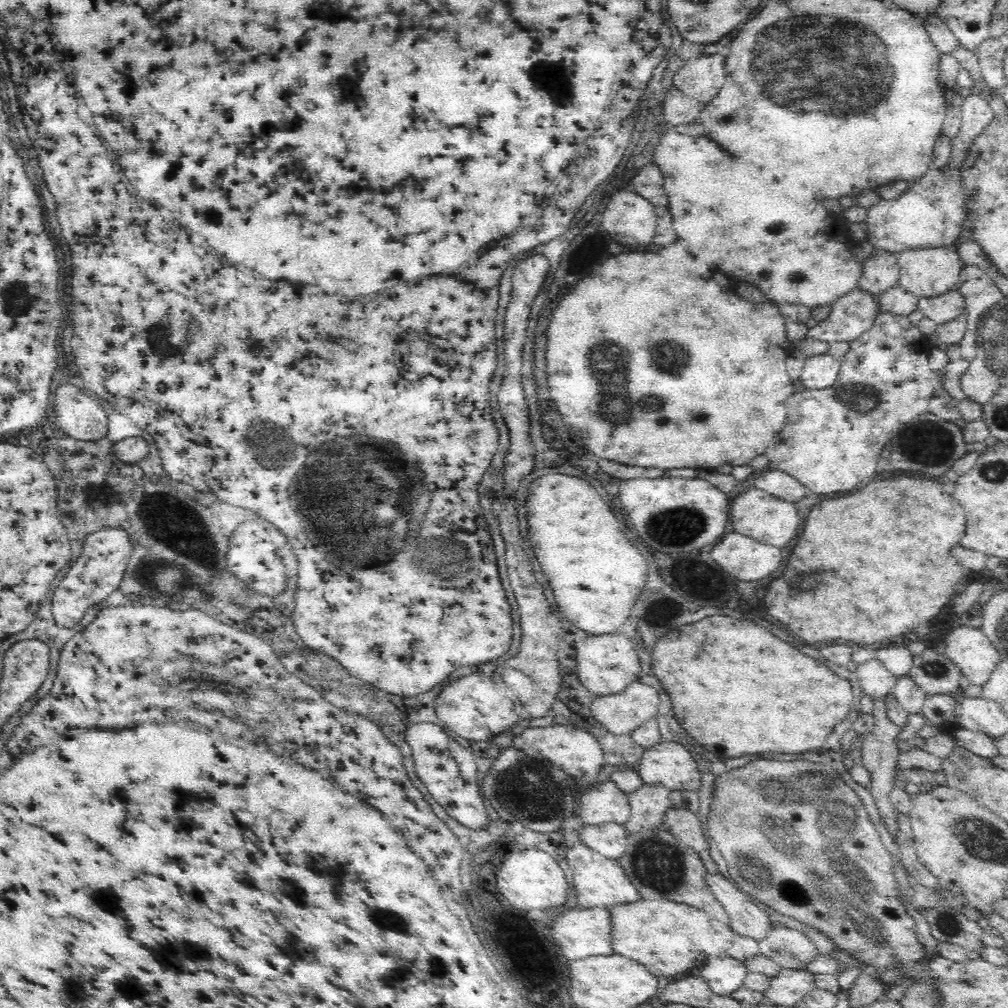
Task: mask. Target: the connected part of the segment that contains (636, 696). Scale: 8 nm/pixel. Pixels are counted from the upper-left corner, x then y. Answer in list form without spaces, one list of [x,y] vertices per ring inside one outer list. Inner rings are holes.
[[[636,681],[622,692],[596,698],[592,702],[592,716],[615,735],[625,735],[654,719],[659,706],[658,691]]]

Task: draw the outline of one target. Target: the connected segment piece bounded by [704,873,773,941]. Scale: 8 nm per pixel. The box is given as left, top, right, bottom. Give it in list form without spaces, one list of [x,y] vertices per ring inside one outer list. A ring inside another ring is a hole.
[[[720,873],[704,876],[716,900],[730,916],[730,926],[736,934],[760,941],[768,937],[773,928],[768,915],[756,905],[747,892],[738,889],[731,879]]]

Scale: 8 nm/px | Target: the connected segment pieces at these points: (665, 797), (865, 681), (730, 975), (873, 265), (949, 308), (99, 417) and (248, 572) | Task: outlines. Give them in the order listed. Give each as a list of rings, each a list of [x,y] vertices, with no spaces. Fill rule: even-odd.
[[[642,785],[627,793],[630,818],[623,824],[627,834],[645,829],[656,829],[662,824],[664,814],[672,808],[671,790],[664,785]]]
[[[876,658],[859,664],[855,673],[858,675],[860,692],[870,698],[885,698],[892,692],[894,685],[898,682],[899,677],[892,674]]]
[[[709,956],[700,970],[700,977],[709,984],[714,995],[731,995],[743,986],[747,976],[744,962],[730,956]]]
[[[876,249],[876,254],[862,261],[862,274],[857,288],[873,295],[898,285],[897,253]]]
[[[952,288],[938,296],[918,296],[917,309],[934,322],[950,322],[965,310],[965,298]]]
[[[72,384],[56,388],[56,424],[76,440],[104,439],[109,429],[109,416],[102,407],[102,401],[86,390],[78,390]]]
[[[246,522],[242,524],[230,538],[230,550],[228,550],[228,568],[248,586],[254,588],[260,594],[276,596],[288,586],[286,566],[282,564],[282,558],[276,554],[278,546],[270,540],[270,534],[266,528],[258,526],[258,522]]]

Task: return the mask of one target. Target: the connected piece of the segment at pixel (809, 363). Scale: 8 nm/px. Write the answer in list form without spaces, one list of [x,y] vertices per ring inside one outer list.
[[[818,354],[805,357],[804,368],[799,380],[807,389],[820,389],[832,386],[838,378],[841,359],[831,354]]]

